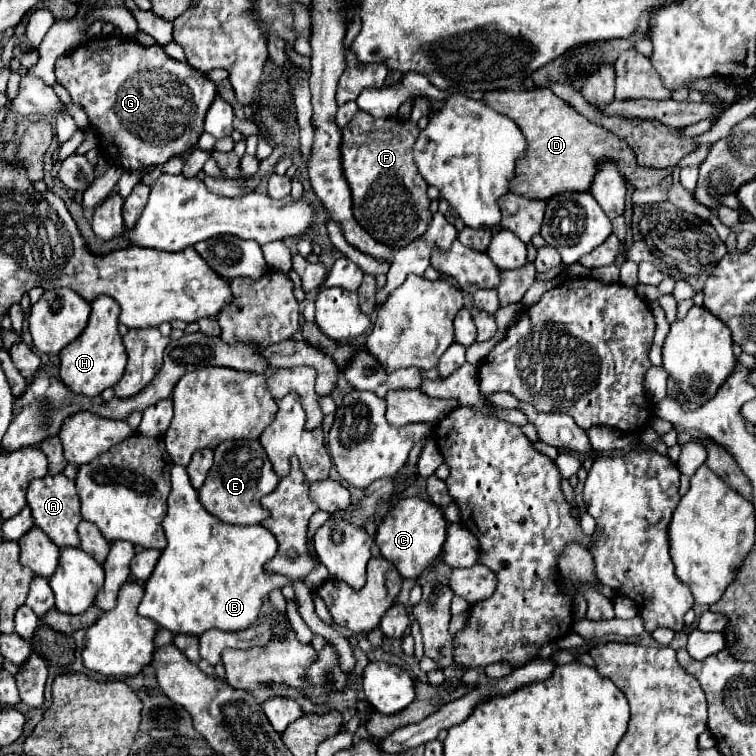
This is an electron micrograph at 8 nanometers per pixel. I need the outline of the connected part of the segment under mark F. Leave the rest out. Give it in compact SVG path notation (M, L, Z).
M359 110L355 118L361 118L361 124L357 128L347 126L341 130L343 140L339 148L343 176L353 196L353 216L377 242L387 244L393 250L405 248L423 236L433 218L427 182L413 164L413 144L417 142L419 128L417 124L395 118L373 120L373 116L363 110Z

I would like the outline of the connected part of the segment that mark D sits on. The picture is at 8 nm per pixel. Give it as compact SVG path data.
M535 88L535 90L531 90L531 92L527 92L527 90L521 90L521 92L501 92L501 90L497 90L497 92L485 92L485 96L481 98L481 102L485 102L489 108L493 108L493 110L497 110L497 112L501 112L501 114L505 114L505 116L509 116L509 118L513 118L513 122L521 128L521 132L523 132L523 136L525 136L525 140L527 140L527 150L525 150L525 156L517 162L517 176L513 176L513 184L509 184L509 190L511 192L515 192L515 194L521 194L521 196L527 196L527 198L539 198L539 200L549 200L551 196L555 196L555 194L561 194L561 192L583 192L583 190L589 190L589 184L591 184L591 180L593 180L593 176L595 176L595 166L597 166L597 160L605 160L605 158L611 158L611 160L617 160L617 164L621 166L621 172L623 172L623 176L627 178L627 180L631 180L635 186L641 186L641 188L649 188L649 186L653 186L653 184L657 184L665 174L667 174L667 170L661 170L661 172L657 172L657 170L645 170L645 168L639 168L637 164L635 164L635 156L633 156L633 150L629 148L629 144L627 144L627 148L625 148L625 140L619 140L619 136L615 136L613 132L609 132L609 130L605 130L605 128L601 128L601 126L597 126L597 124L591 124L585 116L581 116L573 106L569 106L565 100L561 100L559 96L555 96L549 88Z

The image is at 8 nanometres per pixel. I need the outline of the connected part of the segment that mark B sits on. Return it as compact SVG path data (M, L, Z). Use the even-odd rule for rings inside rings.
M173 466L171 470L171 494L167 500L163 530L167 536L167 548L161 552L153 574L145 584L145 596L139 604L139 614L151 618L173 634L199 636L211 628L225 632L251 628L257 622L261 602L267 598L267 594L275 588L281 588L283 584L289 584L287 576L267 576L263 570L263 564L275 556L275 536L263 526L231 526L211 516L197 500L197 490L191 486L183 466Z

